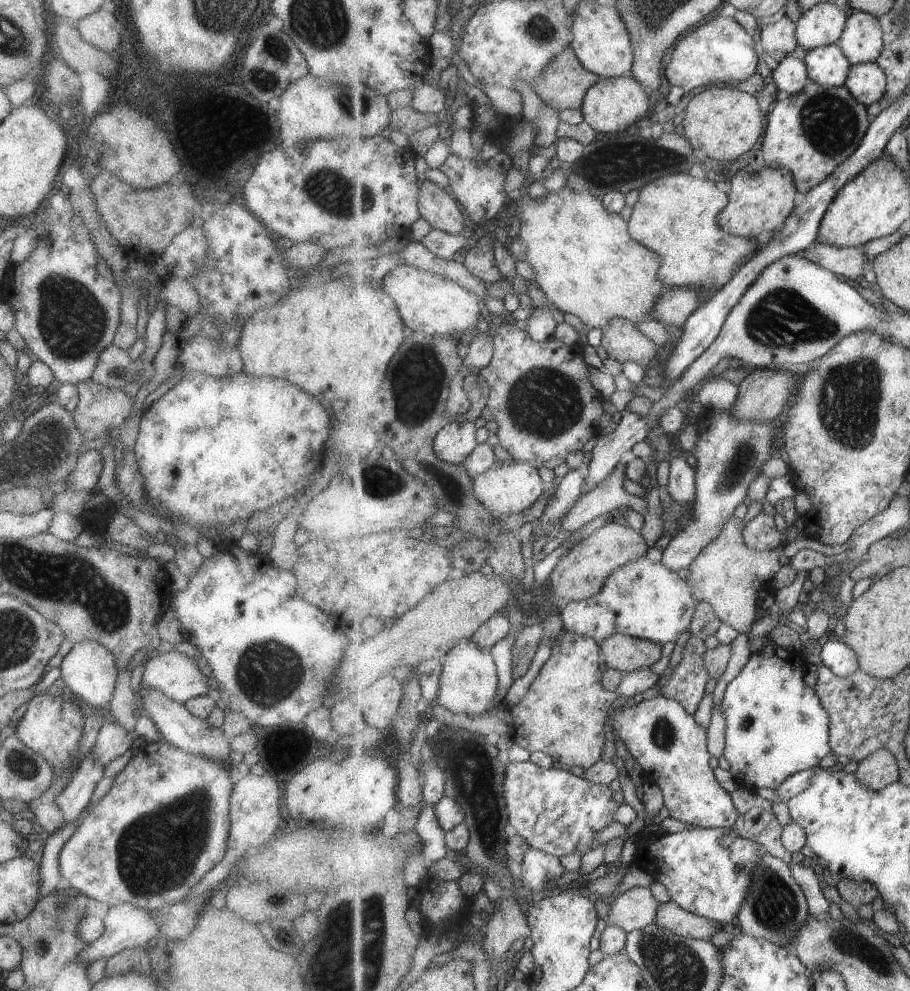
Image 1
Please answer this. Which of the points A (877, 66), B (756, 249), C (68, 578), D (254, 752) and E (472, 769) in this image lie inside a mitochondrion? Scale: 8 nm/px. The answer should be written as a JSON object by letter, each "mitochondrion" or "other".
{"A":"other","B":"other","C":"mitochondrion","D":"other","E":"mitochondrion"}

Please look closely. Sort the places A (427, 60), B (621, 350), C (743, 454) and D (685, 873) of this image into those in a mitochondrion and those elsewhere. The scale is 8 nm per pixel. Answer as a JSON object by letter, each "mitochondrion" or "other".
{"A":"other","B":"other","C":"mitochondrion","D":"other"}

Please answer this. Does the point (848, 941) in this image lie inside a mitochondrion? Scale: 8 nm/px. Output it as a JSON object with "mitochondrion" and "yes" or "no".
{"mitochondrion":"yes"}

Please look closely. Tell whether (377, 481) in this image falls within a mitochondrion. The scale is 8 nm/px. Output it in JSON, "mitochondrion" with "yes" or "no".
{"mitochondrion":"yes"}

